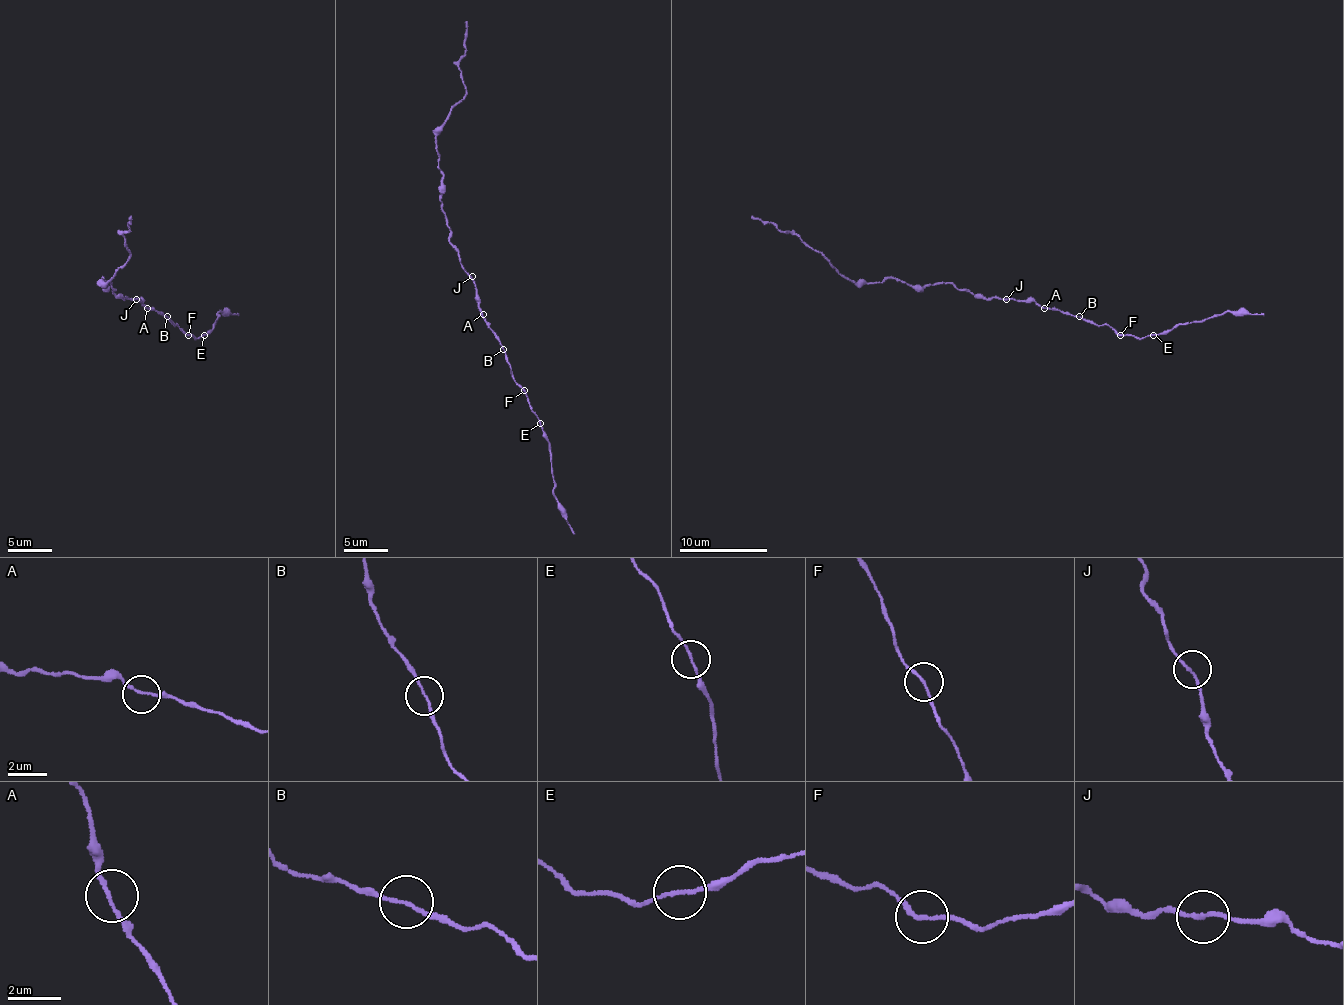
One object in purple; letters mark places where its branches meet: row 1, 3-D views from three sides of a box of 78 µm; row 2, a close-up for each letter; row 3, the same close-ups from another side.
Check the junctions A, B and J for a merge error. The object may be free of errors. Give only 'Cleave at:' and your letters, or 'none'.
Cleave at: B

